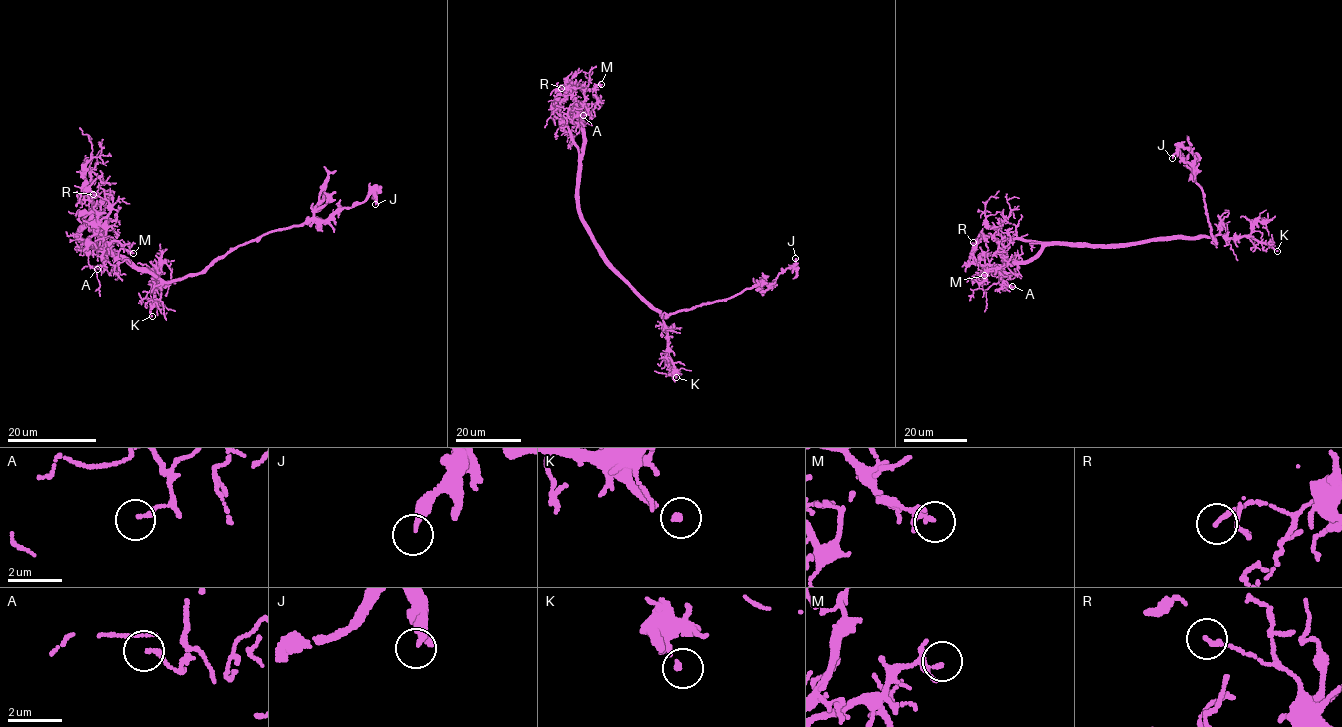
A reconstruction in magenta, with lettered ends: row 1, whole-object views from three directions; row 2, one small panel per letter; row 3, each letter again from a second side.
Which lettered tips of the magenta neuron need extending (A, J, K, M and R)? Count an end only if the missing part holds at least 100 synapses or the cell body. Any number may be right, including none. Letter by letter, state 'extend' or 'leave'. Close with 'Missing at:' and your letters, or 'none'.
A: leave
J: leave
K: extend
M: leave
R: leave
Missing at: K

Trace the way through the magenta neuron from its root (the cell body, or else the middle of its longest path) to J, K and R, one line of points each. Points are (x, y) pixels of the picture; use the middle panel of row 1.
J: (622, 277), (646, 302), (667, 316), (725, 300), (758, 285), (770, 284), (796, 262), (795, 258)
K: (622, 277), (661, 316), (667, 332), (667, 355), (676, 377)
R: (622, 277), (581, 217), (581, 117), (572, 90), (571, 83), (575, 83), (561, 88)

